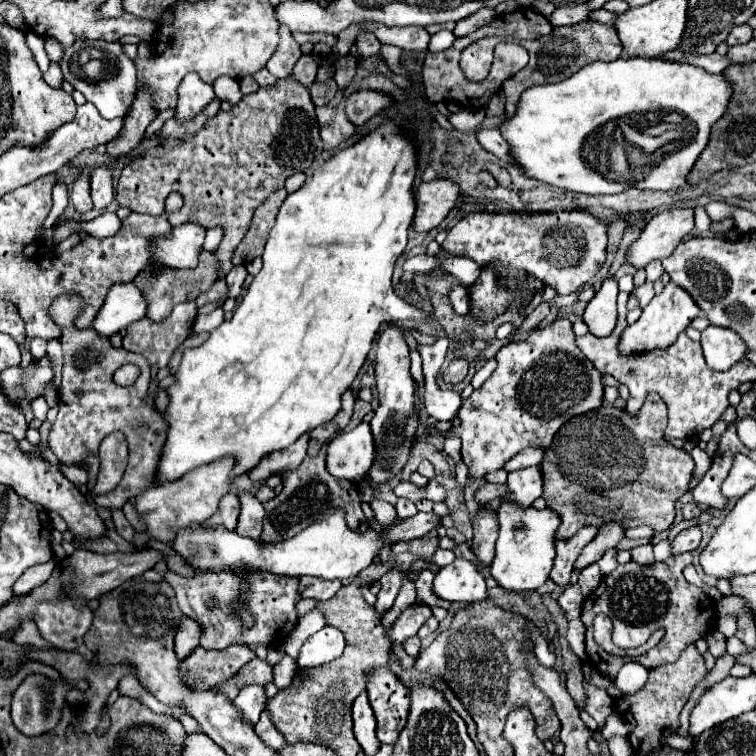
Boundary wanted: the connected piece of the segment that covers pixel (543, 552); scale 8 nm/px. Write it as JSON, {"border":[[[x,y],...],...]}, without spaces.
{"border":[[[502,508],[498,510],[500,534],[496,542],[496,556],[490,566],[492,578],[506,592],[528,592],[540,588],[552,570],[554,564],[554,532],[558,530],[558,514],[548,508],[536,510],[526,508],[526,512],[518,512],[518,508]]]}

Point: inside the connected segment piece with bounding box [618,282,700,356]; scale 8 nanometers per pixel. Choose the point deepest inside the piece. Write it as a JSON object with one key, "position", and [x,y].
{"position":[669,313]}

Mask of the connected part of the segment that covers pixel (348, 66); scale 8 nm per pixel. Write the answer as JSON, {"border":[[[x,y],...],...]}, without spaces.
{"border":[[[348,55],[335,63],[335,74],[333,79],[336,81],[339,89],[347,87],[353,80],[357,71],[358,62],[358,58]]]}

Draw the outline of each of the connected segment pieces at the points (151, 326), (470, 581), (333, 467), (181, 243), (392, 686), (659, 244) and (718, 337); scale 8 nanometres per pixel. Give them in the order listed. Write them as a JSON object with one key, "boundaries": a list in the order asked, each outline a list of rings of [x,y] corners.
{"boundaries":[[[[182,302],[178,304],[168,318],[164,318],[162,322],[154,322],[150,318],[142,318],[134,324],[130,324],[126,328],[126,336],[122,340],[122,348],[128,350],[128,352],[136,352],[136,354],[142,354],[150,364],[156,364],[158,368],[166,368],[168,360],[172,358],[172,352],[176,346],[180,346],[186,336],[188,336],[188,328],[192,326],[192,320],[196,318],[196,302]]],[[[456,558],[436,572],[432,592],[450,602],[474,602],[486,598],[486,582],[474,562]]],[[[366,422],[358,424],[350,432],[338,434],[326,452],[326,468],[332,476],[350,482],[362,482],[366,468],[374,460],[374,440],[370,438],[370,428]]],[[[190,222],[172,228],[164,236],[152,236],[150,260],[148,260],[150,266],[154,266],[156,270],[196,268],[205,235],[205,228]]],[[[372,668],[368,672],[366,692],[378,720],[378,740],[394,744],[408,720],[410,690],[388,668]]],[[[670,208],[652,216],[652,220],[644,226],[638,240],[634,240],[628,250],[624,262],[632,268],[646,268],[654,260],[668,258],[674,248],[694,230],[694,214],[692,208]]],[[[714,324],[702,330],[700,344],[706,364],[712,370],[728,370],[732,364],[736,364],[736,360],[742,360],[748,350],[744,340],[734,330]]]]}

